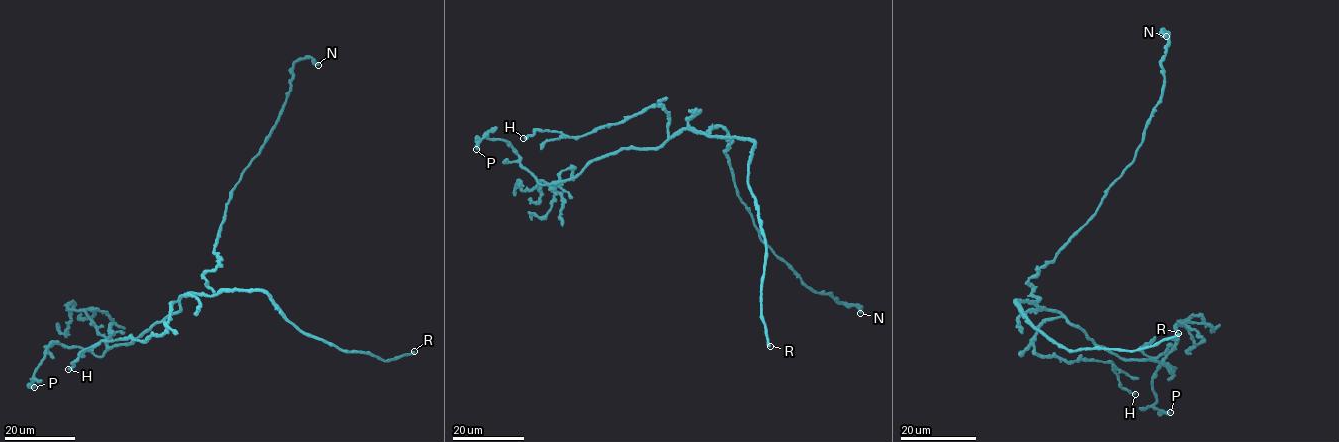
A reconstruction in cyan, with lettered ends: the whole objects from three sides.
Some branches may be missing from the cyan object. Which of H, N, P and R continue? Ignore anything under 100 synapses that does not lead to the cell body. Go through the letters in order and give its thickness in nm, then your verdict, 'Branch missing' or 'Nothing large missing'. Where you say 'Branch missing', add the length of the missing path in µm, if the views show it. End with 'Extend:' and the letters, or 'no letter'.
H: Thickness 360 nm. Nothing large missing
N: Thickness 360 nm. Nothing large missing
P: Thickness 420 nm. Nothing large missing
R: Thickness 440 nm. Branch missing. Missing length about 160 µm
Extend: R

